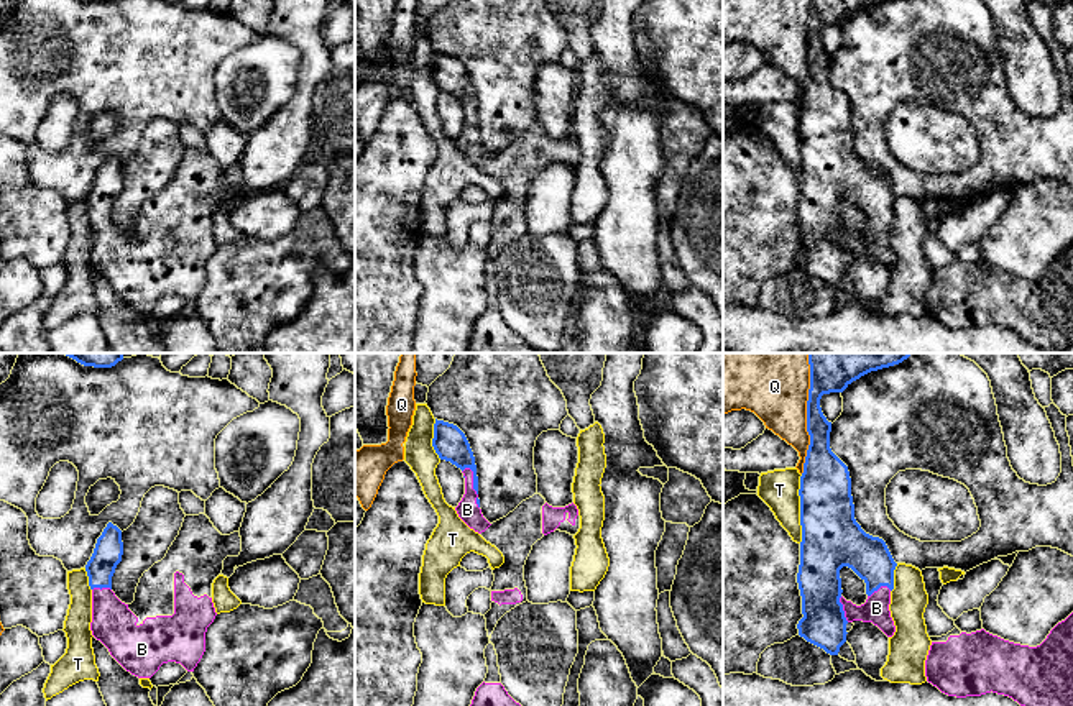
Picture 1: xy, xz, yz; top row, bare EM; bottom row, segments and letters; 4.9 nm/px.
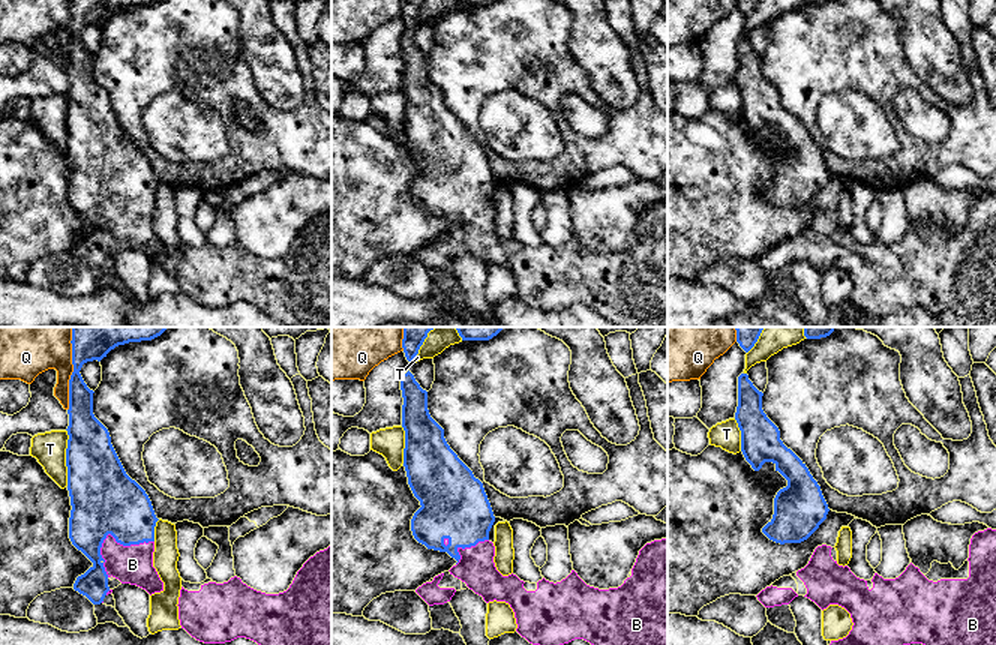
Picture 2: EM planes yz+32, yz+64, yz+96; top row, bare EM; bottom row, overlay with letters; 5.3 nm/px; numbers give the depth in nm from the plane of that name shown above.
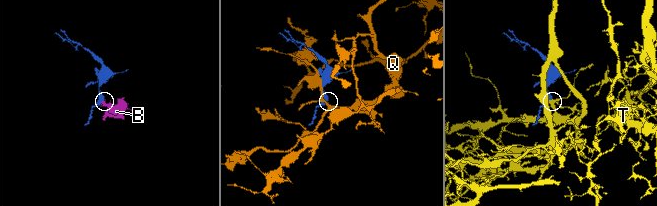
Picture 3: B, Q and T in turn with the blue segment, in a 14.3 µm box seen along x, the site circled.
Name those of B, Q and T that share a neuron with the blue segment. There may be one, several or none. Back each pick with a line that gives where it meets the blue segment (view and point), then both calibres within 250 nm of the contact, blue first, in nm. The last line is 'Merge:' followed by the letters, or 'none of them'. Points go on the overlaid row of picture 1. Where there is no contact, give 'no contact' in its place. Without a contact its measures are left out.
B: meets blue in xz at (474, 486); 160 nm thick on the blue side, 110 nm on the other
Merge: B

